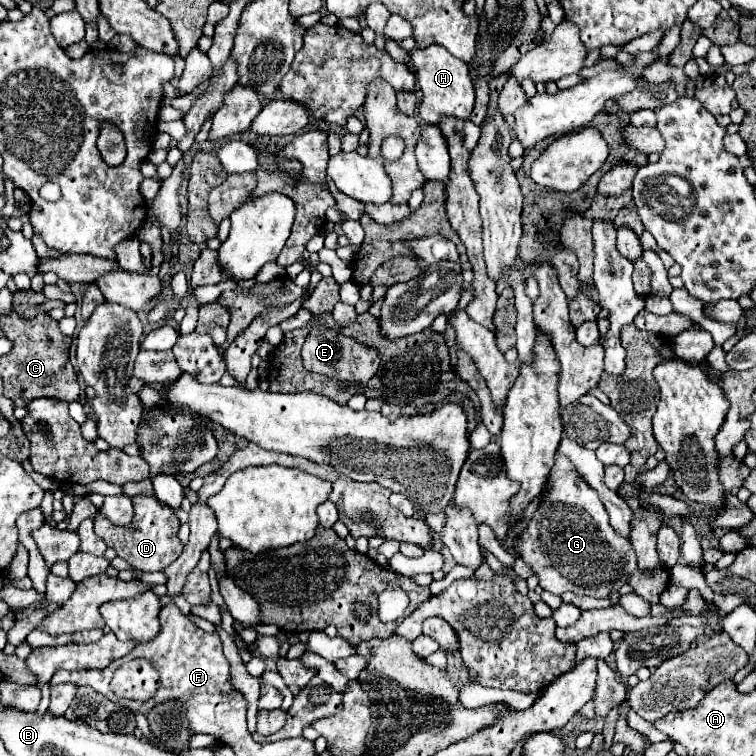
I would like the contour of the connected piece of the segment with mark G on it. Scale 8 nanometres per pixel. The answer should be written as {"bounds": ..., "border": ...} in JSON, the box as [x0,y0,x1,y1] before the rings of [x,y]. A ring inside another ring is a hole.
{"bounds":[518,457,670,605],"border":[[[556,457],[548,487],[548,495],[518,539],[518,553],[540,577],[540,587],[554,595],[572,591],[590,597],[608,597],[610,591],[628,583],[652,605],[658,603],[660,593],[670,583],[670,573],[662,565],[640,571],[630,539],[620,537],[612,529],[598,493],[578,477],[574,465],[566,457]]]}

